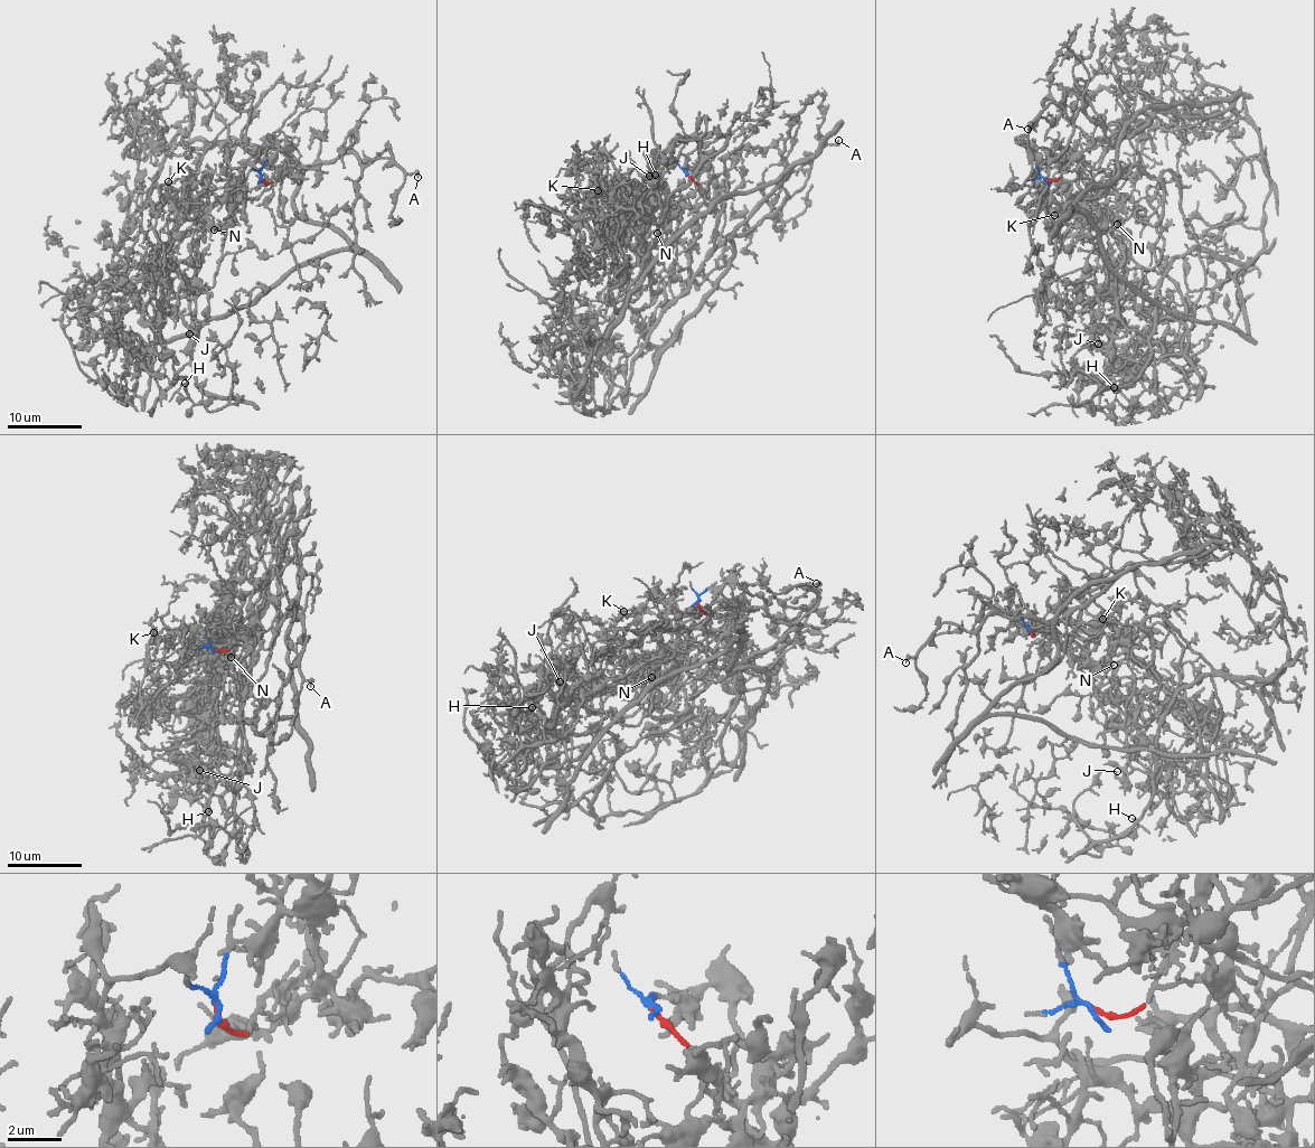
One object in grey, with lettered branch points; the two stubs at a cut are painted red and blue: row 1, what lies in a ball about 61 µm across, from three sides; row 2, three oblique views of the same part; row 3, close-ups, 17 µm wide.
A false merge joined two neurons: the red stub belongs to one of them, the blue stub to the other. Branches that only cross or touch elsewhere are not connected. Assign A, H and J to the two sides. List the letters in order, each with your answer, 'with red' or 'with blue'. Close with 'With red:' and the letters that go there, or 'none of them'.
A: with red
H: with red
J: with red
With red: A, H, J

